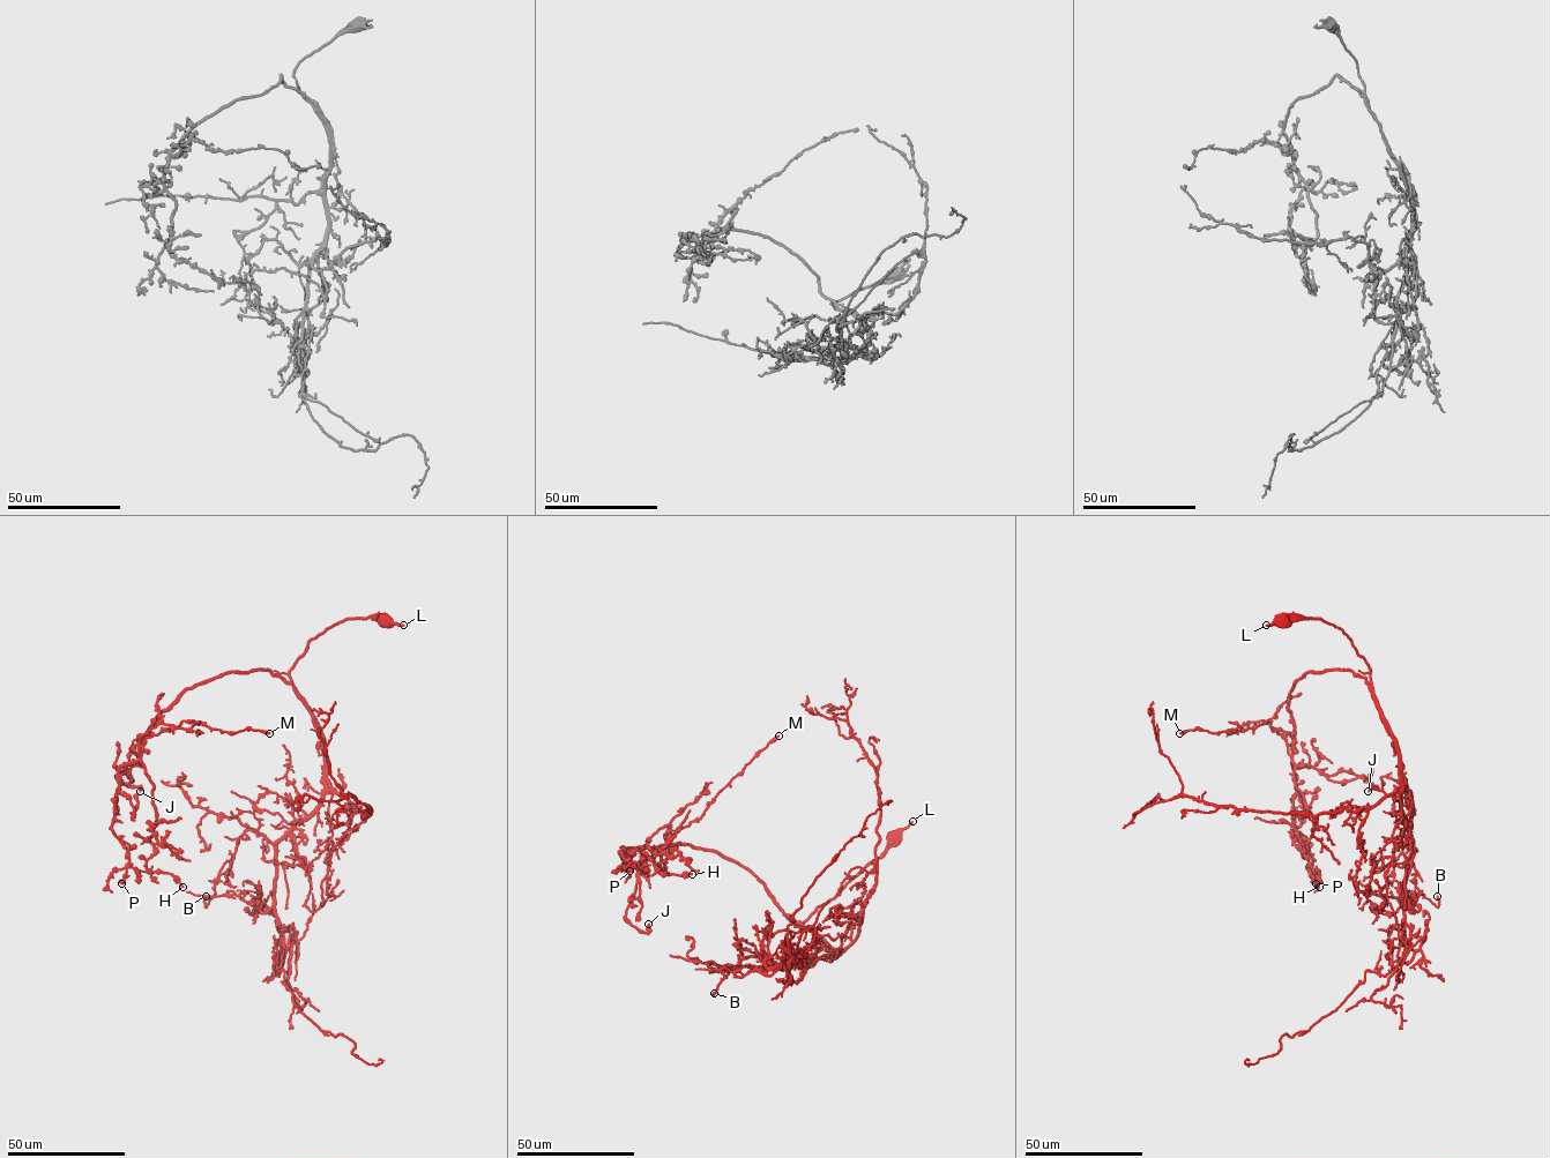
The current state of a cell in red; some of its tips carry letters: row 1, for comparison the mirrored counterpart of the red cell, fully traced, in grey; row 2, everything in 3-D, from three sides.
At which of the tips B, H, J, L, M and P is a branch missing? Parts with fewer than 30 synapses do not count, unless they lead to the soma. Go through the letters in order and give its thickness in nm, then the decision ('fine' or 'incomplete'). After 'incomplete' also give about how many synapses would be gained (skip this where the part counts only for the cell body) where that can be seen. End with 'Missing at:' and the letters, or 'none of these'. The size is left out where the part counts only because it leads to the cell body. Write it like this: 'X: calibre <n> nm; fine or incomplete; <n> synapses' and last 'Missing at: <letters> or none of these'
B: calibre 140 nm; fine
H: calibre 220 nm; fine
J: calibre 170 nm; fine
L: calibre 300 nm; fine
M: calibre 200 nm; fine
P: calibre 400 nm; fine
Missing at: none of these

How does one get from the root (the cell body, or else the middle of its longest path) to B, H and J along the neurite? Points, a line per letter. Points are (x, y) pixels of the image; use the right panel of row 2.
B: (1282, 621), (1320, 618), (1365, 660), (1398, 756), (1402, 853), (1415, 887), (1437, 906), (1437, 896)
H: (1282, 621), (1340, 627), (1371, 671), (1370, 686), (1350, 670), (1308, 671), (1289, 696), (1319, 887)
J: (1282, 621), (1320, 618), (1365, 660), (1370, 686), (1308, 671), (1288, 710), (1293, 761), (1368, 791)

